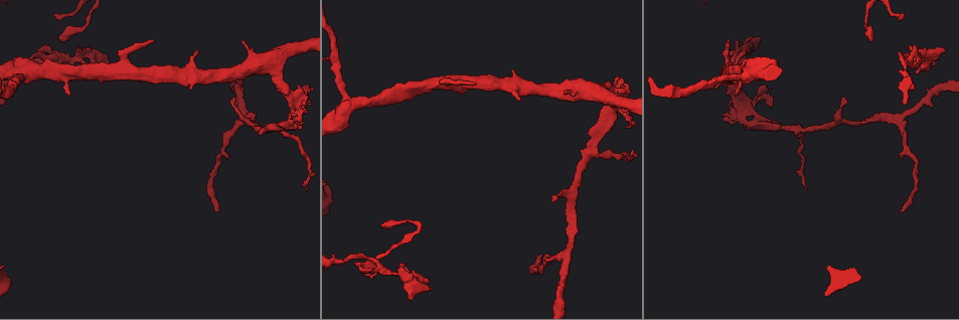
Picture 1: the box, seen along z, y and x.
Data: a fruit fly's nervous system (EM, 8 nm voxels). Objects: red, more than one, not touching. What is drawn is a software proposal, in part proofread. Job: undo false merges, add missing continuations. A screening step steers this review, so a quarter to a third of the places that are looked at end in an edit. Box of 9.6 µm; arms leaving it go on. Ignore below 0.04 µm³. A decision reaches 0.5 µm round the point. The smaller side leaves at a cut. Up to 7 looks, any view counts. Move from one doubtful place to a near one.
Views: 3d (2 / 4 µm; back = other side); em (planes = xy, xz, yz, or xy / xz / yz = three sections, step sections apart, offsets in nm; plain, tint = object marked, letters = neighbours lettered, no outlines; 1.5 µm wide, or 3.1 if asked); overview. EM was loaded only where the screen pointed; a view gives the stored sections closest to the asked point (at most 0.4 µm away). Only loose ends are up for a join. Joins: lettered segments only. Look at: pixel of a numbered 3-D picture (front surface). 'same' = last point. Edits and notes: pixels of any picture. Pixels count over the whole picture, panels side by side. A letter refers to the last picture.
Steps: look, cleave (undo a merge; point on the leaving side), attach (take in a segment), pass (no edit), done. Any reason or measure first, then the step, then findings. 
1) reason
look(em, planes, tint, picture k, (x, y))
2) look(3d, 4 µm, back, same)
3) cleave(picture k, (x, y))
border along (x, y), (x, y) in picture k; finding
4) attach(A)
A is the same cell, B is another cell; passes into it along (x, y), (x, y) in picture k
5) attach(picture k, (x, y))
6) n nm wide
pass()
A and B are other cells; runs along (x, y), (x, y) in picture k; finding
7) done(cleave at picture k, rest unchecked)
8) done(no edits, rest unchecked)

branch stops here
look(3d, 2 µm, picture 1, (520, 101))

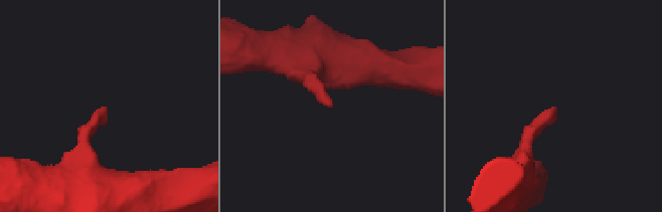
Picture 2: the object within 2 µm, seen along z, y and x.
look(em, planes, letters, picture 2, (326, 102))

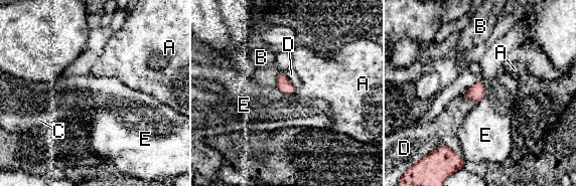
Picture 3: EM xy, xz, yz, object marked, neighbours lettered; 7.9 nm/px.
D touches over 220 nm
pass()
A, B, C, D and E are other cells; border along (483, 80), (483, 97), (476, 104) in picture 3; none of them fits

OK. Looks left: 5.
look(em, yz, step 4, tint, picture 1, (405, 267))

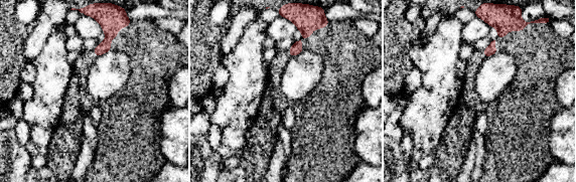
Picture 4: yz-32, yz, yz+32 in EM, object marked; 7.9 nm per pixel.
look(em, planes, letters, same)

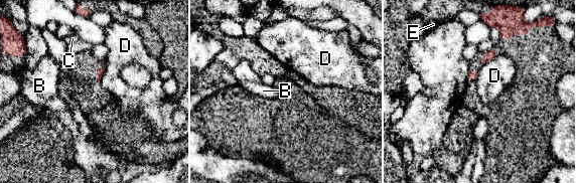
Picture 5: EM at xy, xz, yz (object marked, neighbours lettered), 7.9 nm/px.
pass()
B, C, D and E are other cells; none of them fits

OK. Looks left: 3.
branch stops here
look(em, planes, tint, picture 1, (557, 199))

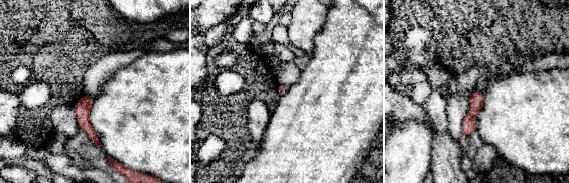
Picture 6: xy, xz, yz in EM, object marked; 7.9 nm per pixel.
look(em, planes, letters, same)

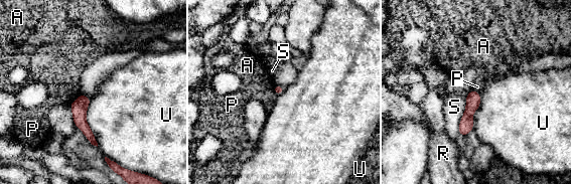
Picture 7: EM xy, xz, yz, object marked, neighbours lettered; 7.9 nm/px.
pass()
A, P, R, S and U are other cells; no lettered segment goes on from it

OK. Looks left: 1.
done(no edits, rest unchecked)

